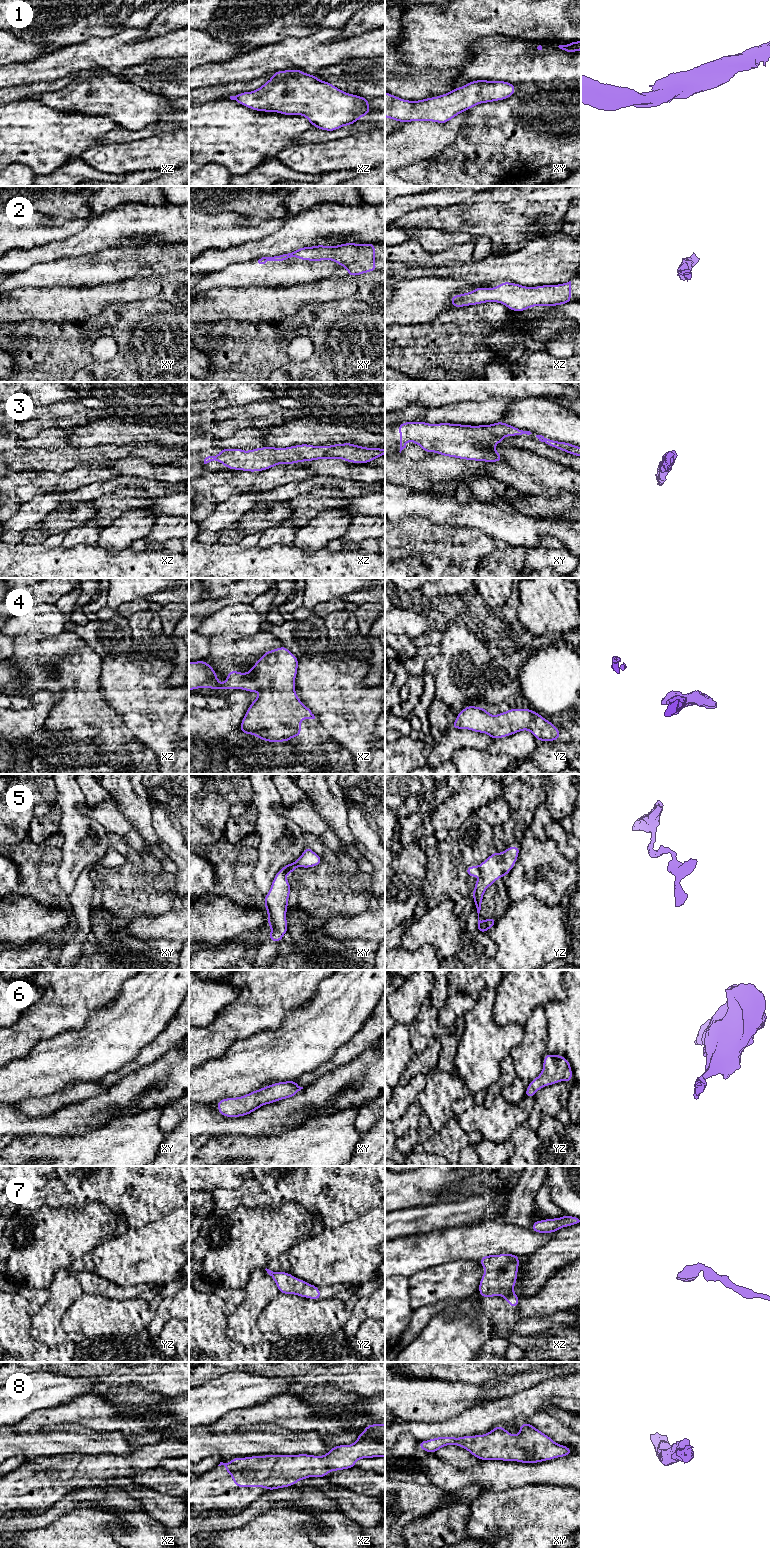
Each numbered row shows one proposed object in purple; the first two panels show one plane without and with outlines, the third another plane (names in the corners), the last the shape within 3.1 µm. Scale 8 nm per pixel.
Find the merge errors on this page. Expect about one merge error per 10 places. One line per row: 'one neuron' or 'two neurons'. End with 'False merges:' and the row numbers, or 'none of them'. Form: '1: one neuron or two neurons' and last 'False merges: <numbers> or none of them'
1: one neuron
2: one neuron
3: one neuron
4: one neuron
5: two neurons
6: one neuron
7: one neuron
8: one neuron
False merges: 5

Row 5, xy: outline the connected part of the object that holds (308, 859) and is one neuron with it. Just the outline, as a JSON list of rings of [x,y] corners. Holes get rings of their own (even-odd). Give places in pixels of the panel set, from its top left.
[[[311,847],[305,848],[302,855],[293,863],[291,867],[286,872],[286,874],[293,874],[293,871],[296,867],[310,868],[318,866],[322,862],[322,858],[313,852]]]

